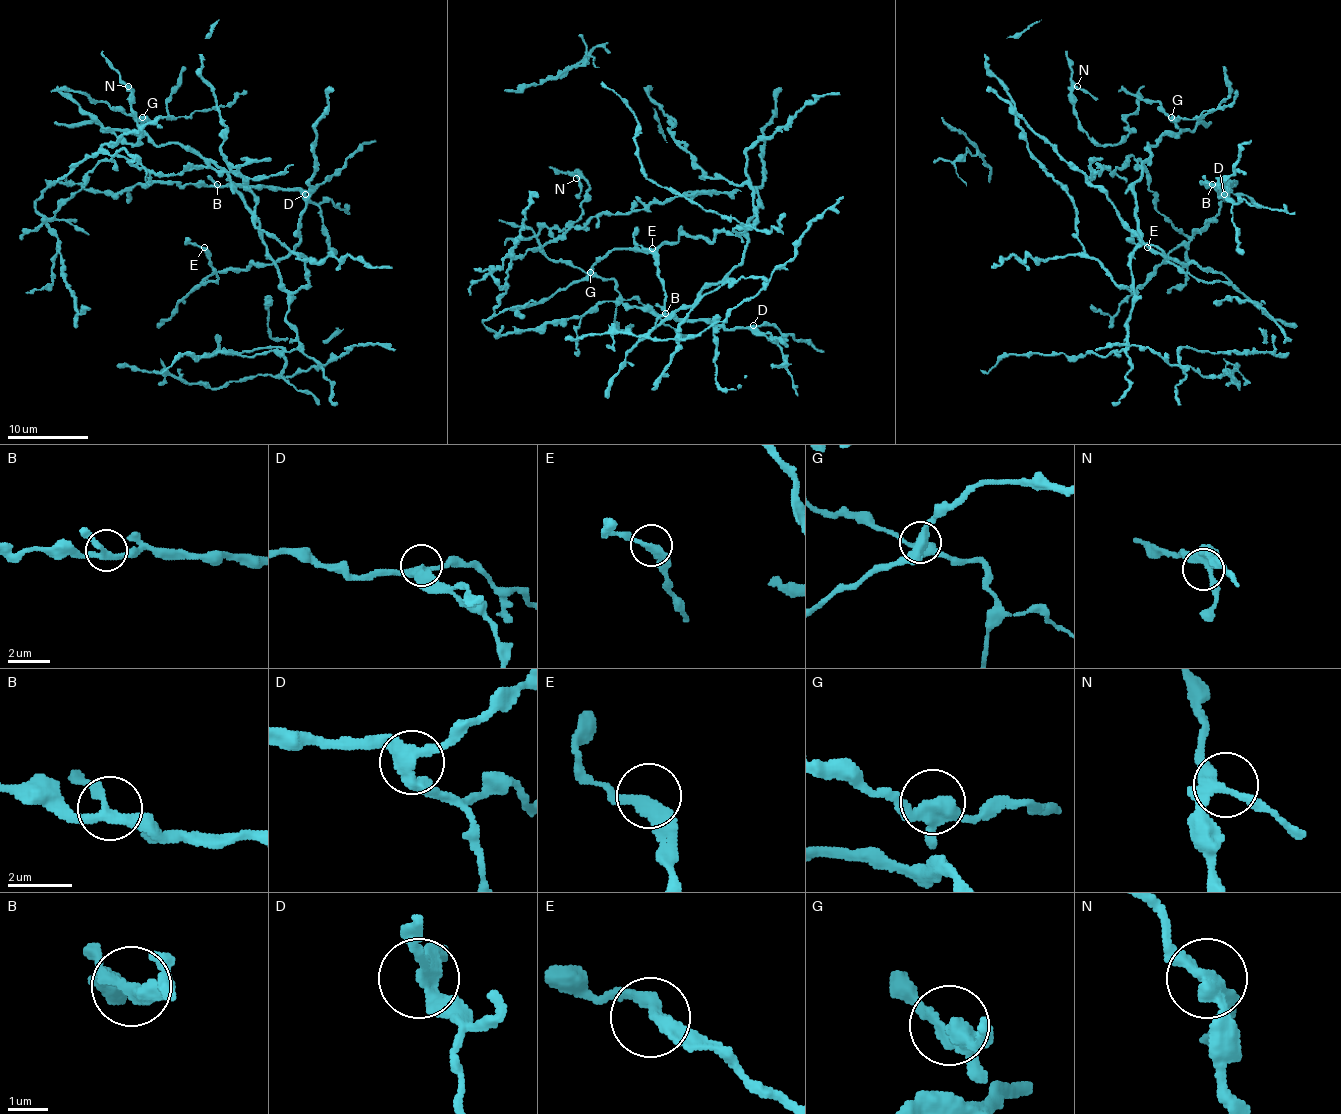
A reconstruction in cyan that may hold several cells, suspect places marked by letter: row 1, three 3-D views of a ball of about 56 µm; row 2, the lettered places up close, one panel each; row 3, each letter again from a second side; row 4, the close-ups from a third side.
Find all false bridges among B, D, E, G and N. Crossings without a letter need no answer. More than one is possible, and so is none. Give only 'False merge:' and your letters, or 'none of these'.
False merge: none of these

